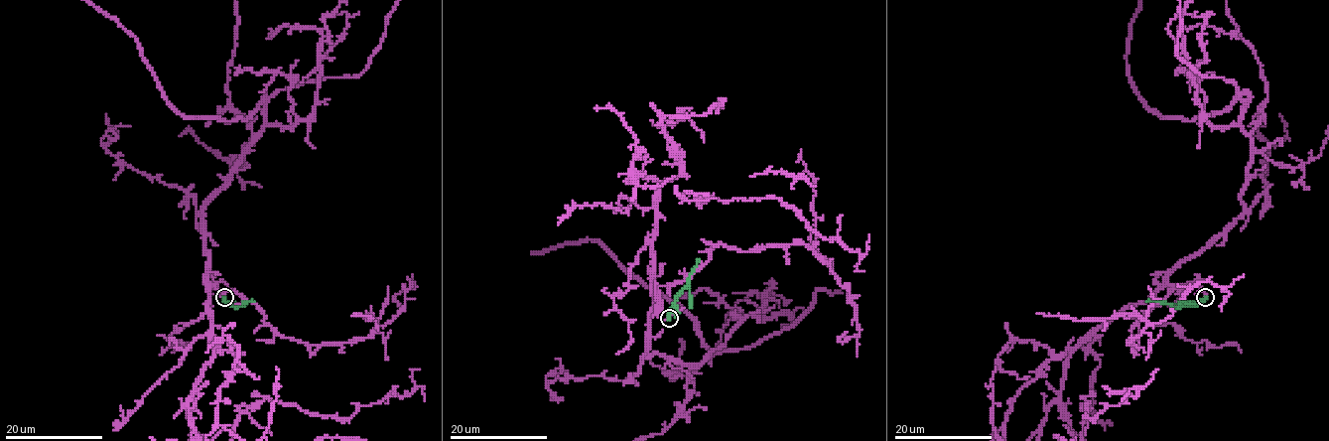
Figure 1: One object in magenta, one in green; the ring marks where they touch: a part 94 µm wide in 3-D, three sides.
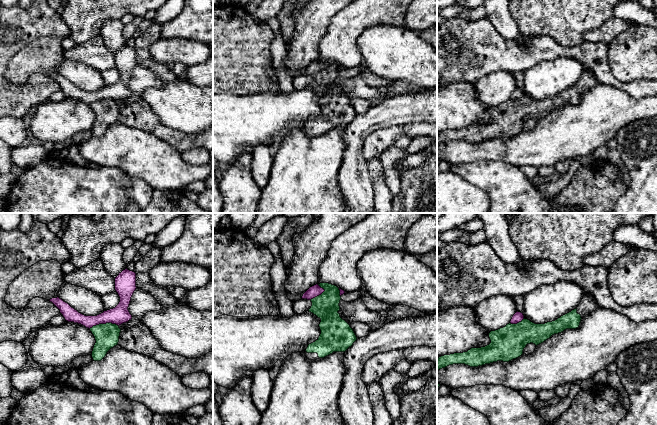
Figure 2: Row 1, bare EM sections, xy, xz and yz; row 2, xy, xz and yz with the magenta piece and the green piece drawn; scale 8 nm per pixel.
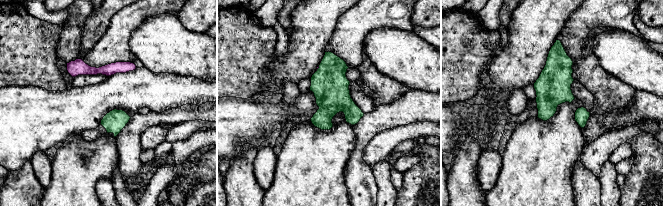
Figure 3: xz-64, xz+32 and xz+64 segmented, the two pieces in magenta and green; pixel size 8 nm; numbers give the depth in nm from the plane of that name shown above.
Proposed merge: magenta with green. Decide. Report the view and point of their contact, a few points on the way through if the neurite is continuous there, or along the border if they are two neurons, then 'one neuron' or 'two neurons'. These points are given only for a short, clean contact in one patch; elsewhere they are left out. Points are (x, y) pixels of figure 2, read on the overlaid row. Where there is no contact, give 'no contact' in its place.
xy (103, 323) | along xy (118, 325), (103, 323), (89, 328) | two neurons

